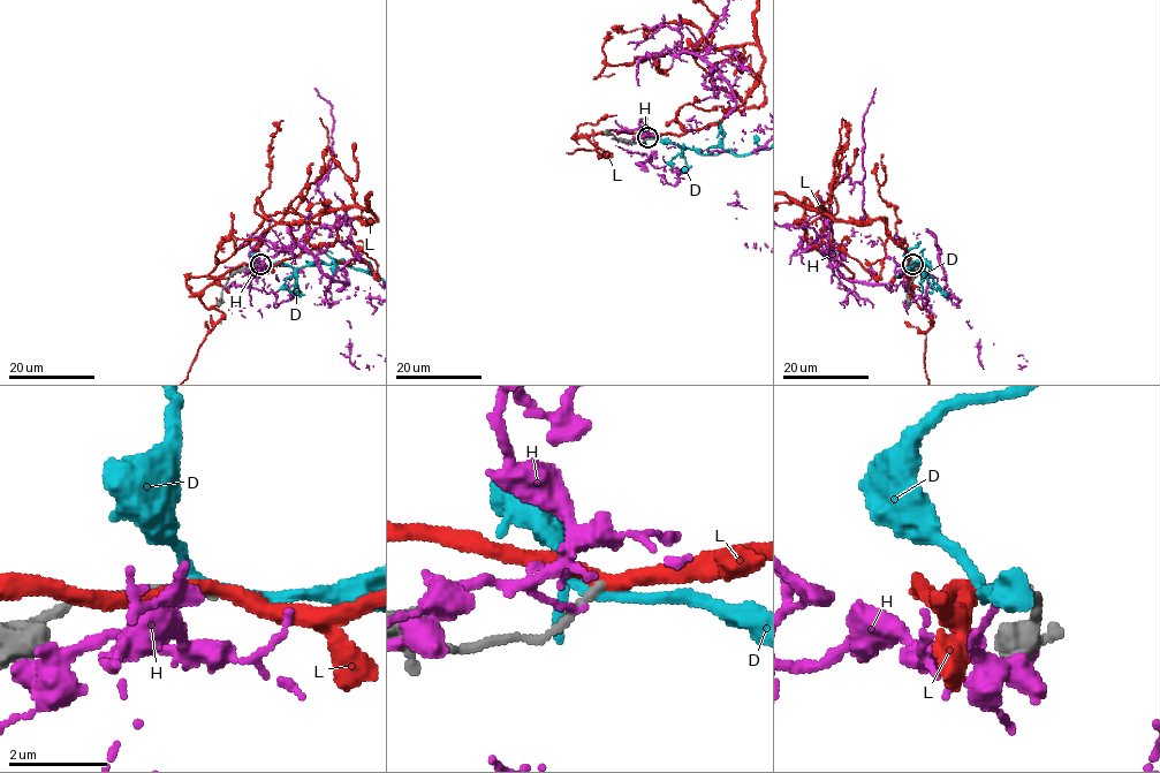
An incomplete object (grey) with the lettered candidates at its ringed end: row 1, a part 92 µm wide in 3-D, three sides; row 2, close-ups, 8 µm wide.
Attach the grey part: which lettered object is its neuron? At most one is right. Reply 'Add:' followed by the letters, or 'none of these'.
Add: none of these

